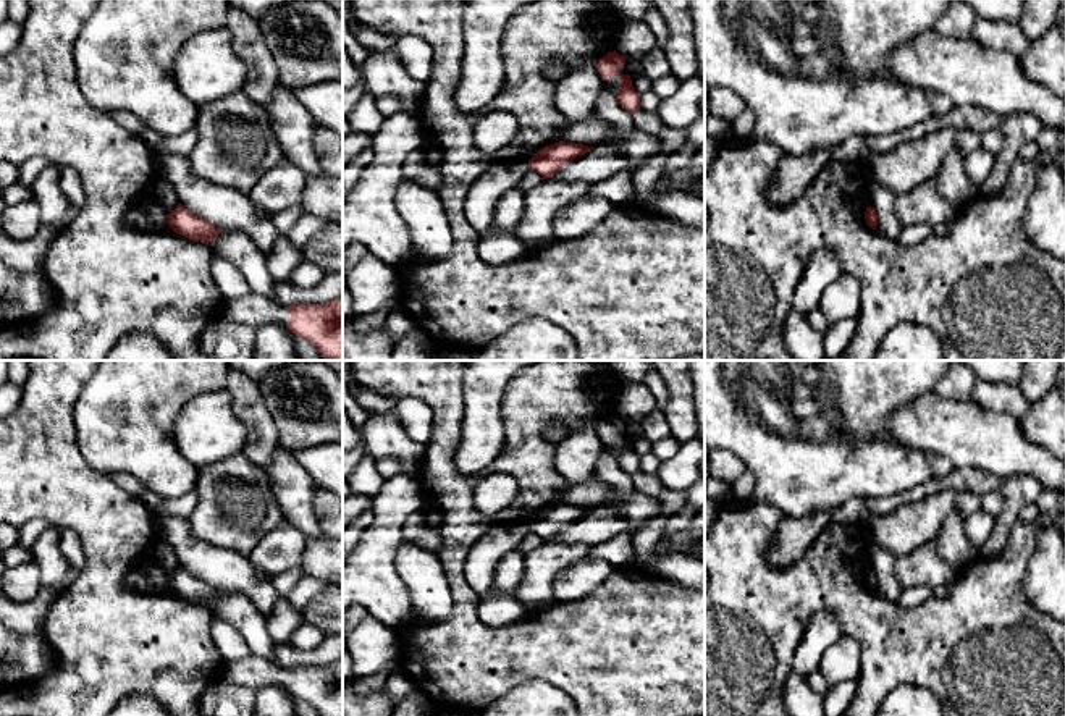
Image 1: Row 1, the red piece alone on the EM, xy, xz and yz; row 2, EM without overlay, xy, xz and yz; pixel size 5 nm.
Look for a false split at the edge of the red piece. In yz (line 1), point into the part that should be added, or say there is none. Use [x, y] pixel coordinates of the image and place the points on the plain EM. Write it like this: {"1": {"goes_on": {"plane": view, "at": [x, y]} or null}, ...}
{"1": {"goes_on": null}}

